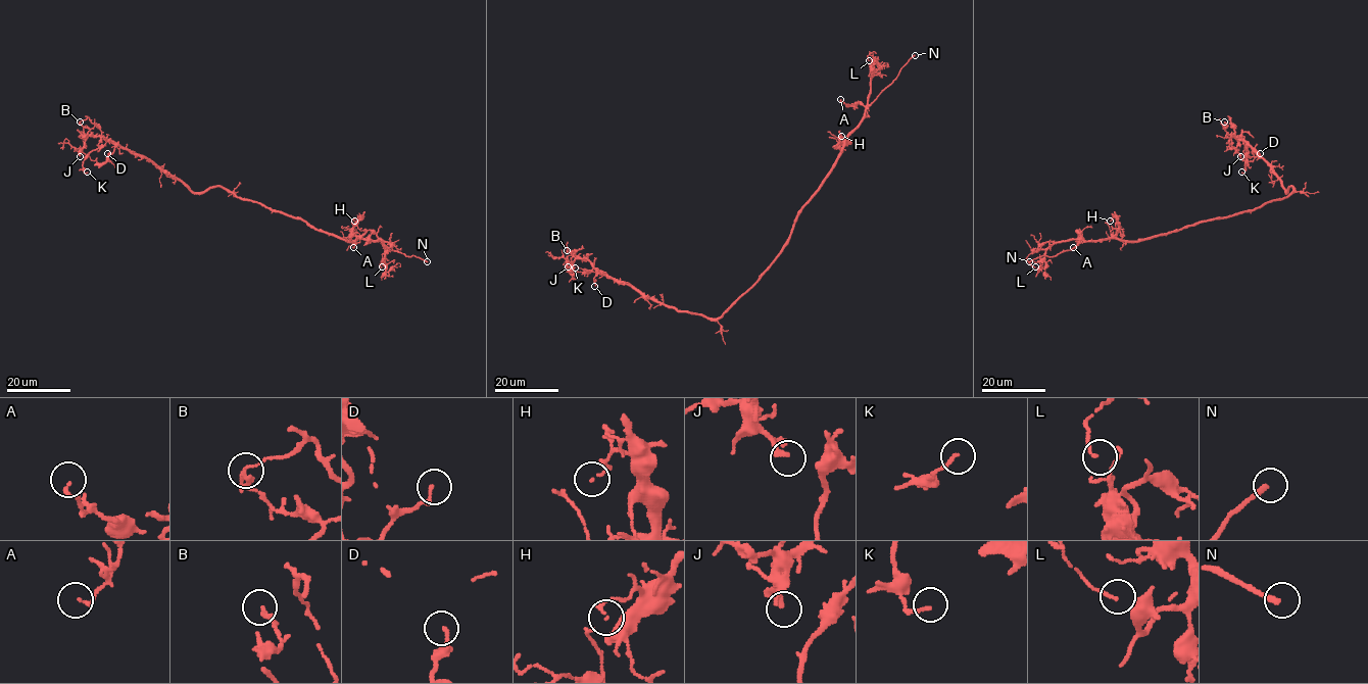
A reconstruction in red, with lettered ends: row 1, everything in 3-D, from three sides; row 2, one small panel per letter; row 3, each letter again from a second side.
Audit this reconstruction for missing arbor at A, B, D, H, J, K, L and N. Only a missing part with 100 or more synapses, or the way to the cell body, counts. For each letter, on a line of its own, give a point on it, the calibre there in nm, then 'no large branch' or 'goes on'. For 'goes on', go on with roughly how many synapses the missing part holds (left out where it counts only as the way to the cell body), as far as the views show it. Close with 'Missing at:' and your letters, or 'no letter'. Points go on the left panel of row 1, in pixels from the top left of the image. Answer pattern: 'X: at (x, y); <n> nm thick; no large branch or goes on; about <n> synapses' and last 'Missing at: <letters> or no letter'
A: at (353, 247); 120 nm thick; no large branch
B: at (80, 121); 180 nm thick; no large branch
D: at (107, 153); 160 nm thick; no large branch
H: at (354, 221); 70 nm thick; no large branch
J: at (80, 156); 170 nm thick; no large branch
K: at (87, 172); 140 nm thick; no large branch
L: at (382, 266); 120 nm thick; no large branch
N: at (427, 261); 240 nm thick; goes on
Missing at: N

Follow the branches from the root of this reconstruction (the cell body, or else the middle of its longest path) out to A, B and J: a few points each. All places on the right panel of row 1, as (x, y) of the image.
A: (1246, 210), (1137, 241), (1085, 241), (1078, 230), (1080, 241), (1073, 247)
B: (1246, 210), (1281, 200), (1292, 188), (1290, 186), (1285, 192), (1271, 167), (1244, 142), (1226, 132), (1224, 121)
J: (1246, 210), (1281, 200), (1292, 188), (1290, 186), (1285, 192), (1271, 167), (1244, 142), (1233, 135), (1240, 156)

